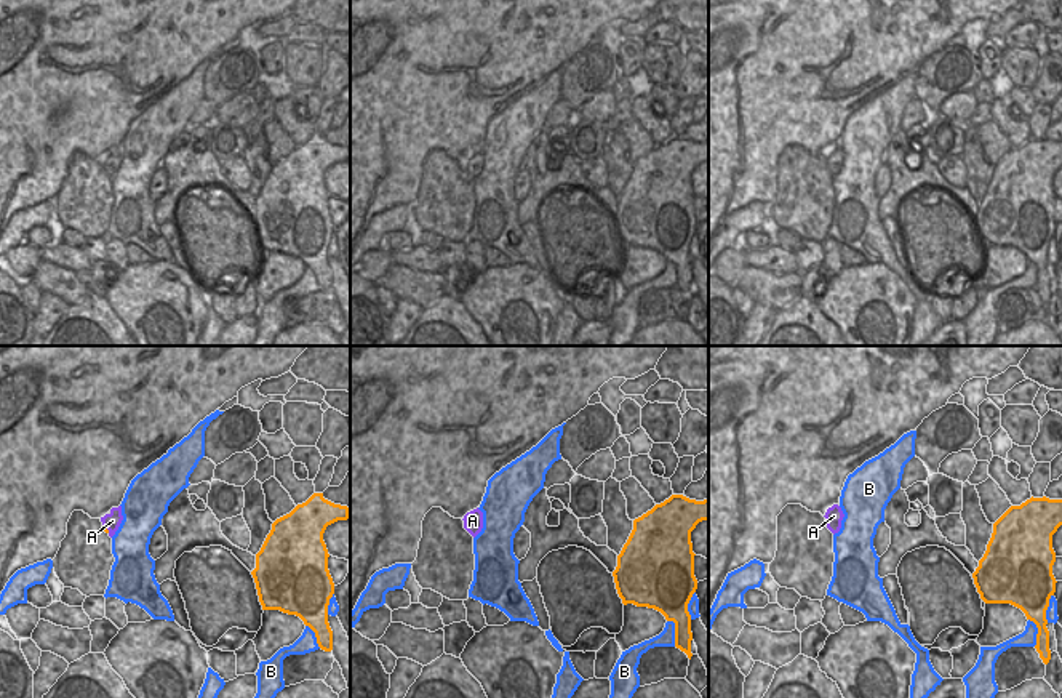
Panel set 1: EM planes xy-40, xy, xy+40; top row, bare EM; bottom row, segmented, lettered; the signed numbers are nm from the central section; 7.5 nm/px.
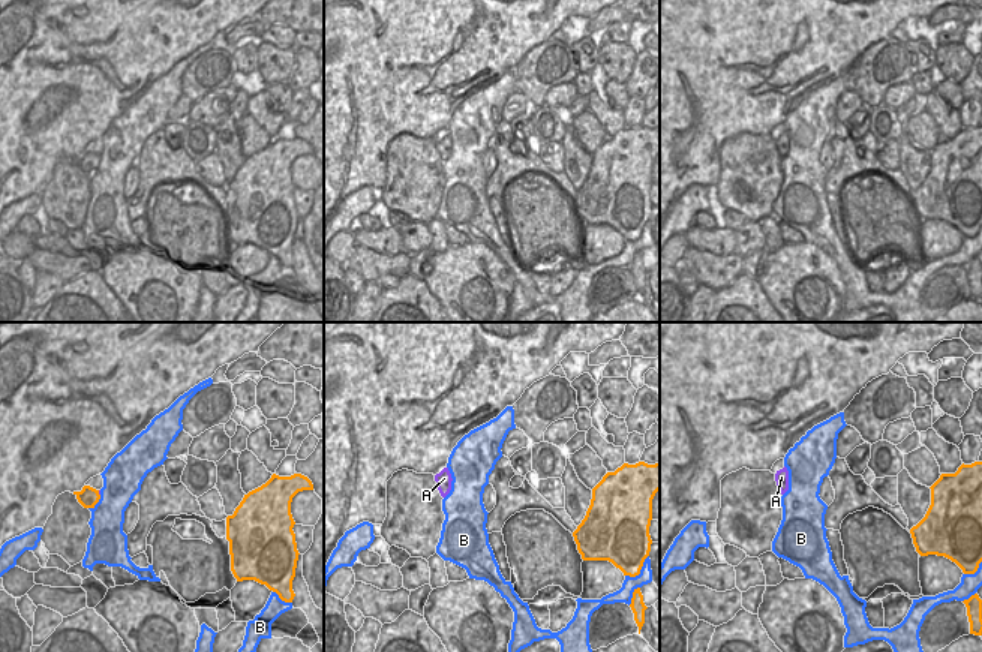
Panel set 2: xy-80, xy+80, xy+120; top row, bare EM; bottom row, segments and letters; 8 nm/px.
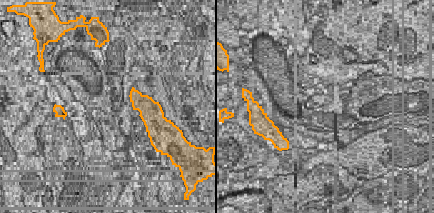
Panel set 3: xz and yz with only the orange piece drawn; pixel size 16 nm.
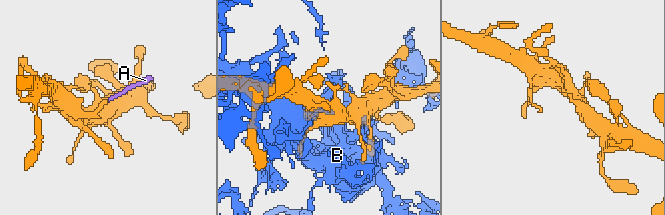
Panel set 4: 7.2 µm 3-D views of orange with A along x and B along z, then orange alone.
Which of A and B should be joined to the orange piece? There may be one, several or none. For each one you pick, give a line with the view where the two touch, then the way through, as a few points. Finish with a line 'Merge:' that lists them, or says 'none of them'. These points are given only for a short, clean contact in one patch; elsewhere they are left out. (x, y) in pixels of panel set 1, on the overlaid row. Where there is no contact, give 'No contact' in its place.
Merge: none of them

